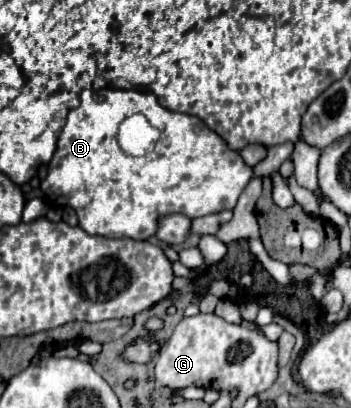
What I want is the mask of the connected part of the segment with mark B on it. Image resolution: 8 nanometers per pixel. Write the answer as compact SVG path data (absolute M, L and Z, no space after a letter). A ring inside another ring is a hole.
M106 87L98 91L82 91L80 105L68 113L66 125L58 137L56 153L48 165L48 175L42 181L42 193L48 199L54 199L60 207L72 207L80 227L88 233L150 239L156 235L158 223L166 215L182 213L188 217L202 217L222 209L234 209L250 177L252 169L244 163L240 153L232 151L226 141L198 117L164 109L152 93ZM134 113L142 113L162 133L160 143L164 143L164 149L154 149L144 157L130 157L118 147L118 127Z

